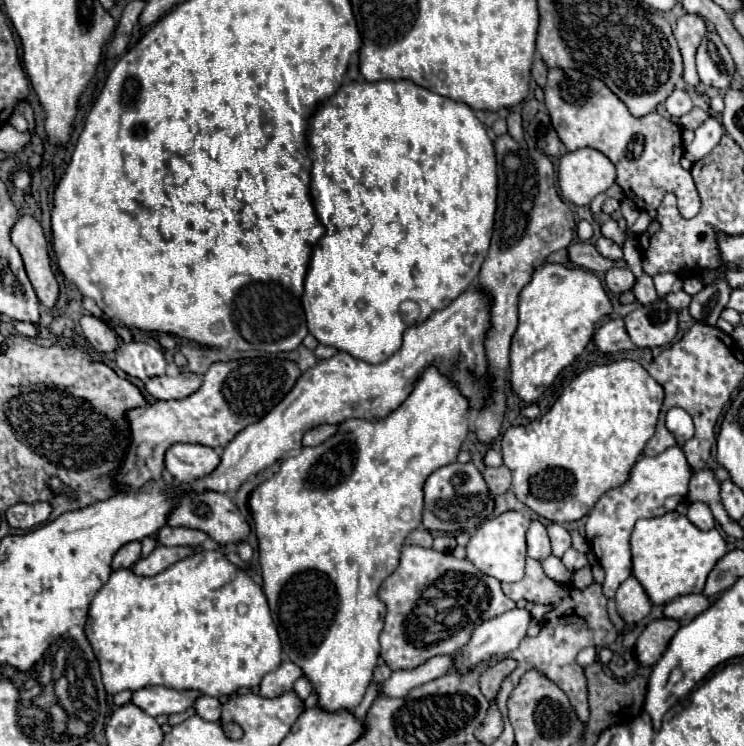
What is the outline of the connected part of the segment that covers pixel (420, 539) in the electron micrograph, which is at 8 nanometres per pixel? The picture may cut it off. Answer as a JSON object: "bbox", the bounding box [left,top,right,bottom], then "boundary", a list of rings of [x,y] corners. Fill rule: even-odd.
{"bbox":[405,528,433,548],"boundary":[[[415,528],[415,530],[407,536],[405,544],[417,544],[417,546],[423,546],[423,548],[431,548],[433,538],[431,538],[431,534],[429,534],[425,528]]]}

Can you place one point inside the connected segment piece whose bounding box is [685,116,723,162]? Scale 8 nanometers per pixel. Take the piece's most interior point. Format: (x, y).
(709, 133)

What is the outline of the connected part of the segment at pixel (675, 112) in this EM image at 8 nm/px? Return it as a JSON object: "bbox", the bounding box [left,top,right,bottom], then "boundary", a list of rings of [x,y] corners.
{"bbox":[663,88,693,116],"boundary":[[[675,88],[671,92],[671,96],[667,96],[667,100],[663,102],[663,106],[665,106],[665,110],[671,116],[683,116],[683,114],[687,114],[693,108],[693,102],[691,102],[689,94],[683,88]]]}

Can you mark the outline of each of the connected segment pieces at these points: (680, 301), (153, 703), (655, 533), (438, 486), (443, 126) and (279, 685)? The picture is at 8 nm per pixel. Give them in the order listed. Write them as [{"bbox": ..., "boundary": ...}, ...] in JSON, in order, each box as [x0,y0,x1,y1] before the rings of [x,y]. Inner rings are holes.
[{"bbox":[625,290,691,348],"boundary":[[[683,290],[671,292],[665,300],[649,306],[637,306],[625,316],[625,326],[631,342],[639,348],[659,348],[673,342],[679,330],[679,312],[687,308],[691,296]]]},{"bbox":[131,686,199,718],"boundary":[[[151,686],[151,688],[141,688],[133,692],[131,702],[155,718],[159,714],[169,716],[175,712],[187,710],[189,706],[193,706],[197,696],[199,692],[179,692],[163,686]]]},{"bbox":[631,512,725,606],"boundary":[[[677,512],[639,520],[631,534],[633,576],[641,582],[649,600],[659,606],[685,594],[701,594],[709,572],[725,552],[725,540],[715,528],[703,532]]]},{"bbox":[423,464,493,532],"boundary":[[[447,464],[435,470],[425,480],[425,510],[423,510],[423,526],[427,530],[441,532],[459,532],[459,530],[475,530],[481,522],[485,522],[493,512],[493,500],[489,504],[489,488],[481,476],[481,472],[467,464]]]},{"bbox":[303,80,497,364],"boundary":[[[383,80],[383,82],[347,82],[343,84],[335,96],[331,96],[319,110],[317,114],[313,116],[313,122],[311,122],[311,128],[309,128],[309,136],[307,136],[307,150],[309,150],[309,160],[313,162],[313,168],[311,168],[311,198],[313,198],[313,206],[315,206],[315,214],[317,218],[321,220],[321,224],[325,226],[325,234],[323,238],[317,242],[317,246],[313,248],[313,256],[311,256],[311,264],[309,264],[309,270],[307,270],[307,276],[305,276],[305,292],[303,292],[303,310],[305,310],[305,320],[307,320],[307,328],[309,332],[325,346],[333,346],[337,350],[343,350],[347,354],[351,354],[353,358],[359,358],[359,360],[365,360],[369,364],[379,364],[383,360],[387,360],[391,354],[395,354],[399,348],[401,348],[401,336],[403,332],[407,330],[407,327],[412,324],[417,324],[427,319],[433,312],[449,306],[461,292],[467,290],[467,286],[471,286],[475,282],[475,278],[479,276],[479,270],[481,270],[481,264],[487,256],[487,250],[489,250],[489,242],[491,242],[491,234],[493,234],[493,224],[495,224],[495,210],[497,210],[497,162],[495,162],[495,150],[493,150],[493,142],[489,140],[487,136],[487,130],[485,126],[477,120],[477,116],[473,114],[473,110],[463,104],[463,102],[455,102],[451,98],[443,98],[427,88],[421,88],[417,84],[413,84],[411,80]]]},{"bbox":[261,662,303,698],"boundary":[[[281,662],[281,666],[269,674],[263,676],[261,680],[261,696],[265,698],[275,698],[275,696],[281,696],[283,692],[291,690],[295,680],[303,674],[303,670],[293,664],[293,662]]]}]

